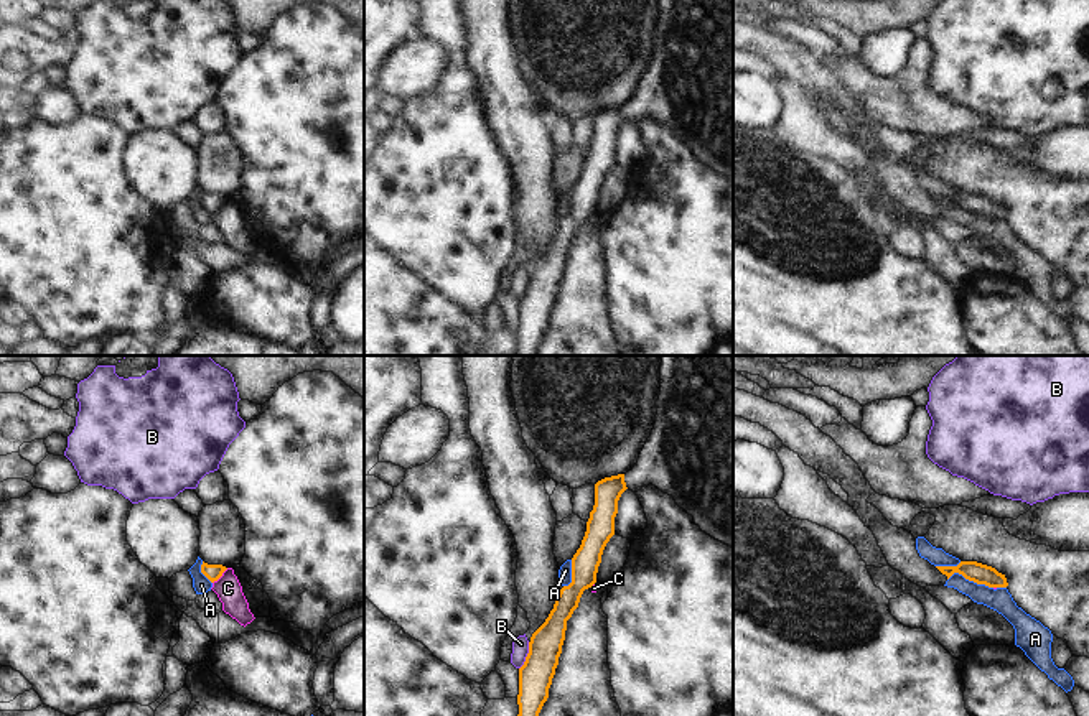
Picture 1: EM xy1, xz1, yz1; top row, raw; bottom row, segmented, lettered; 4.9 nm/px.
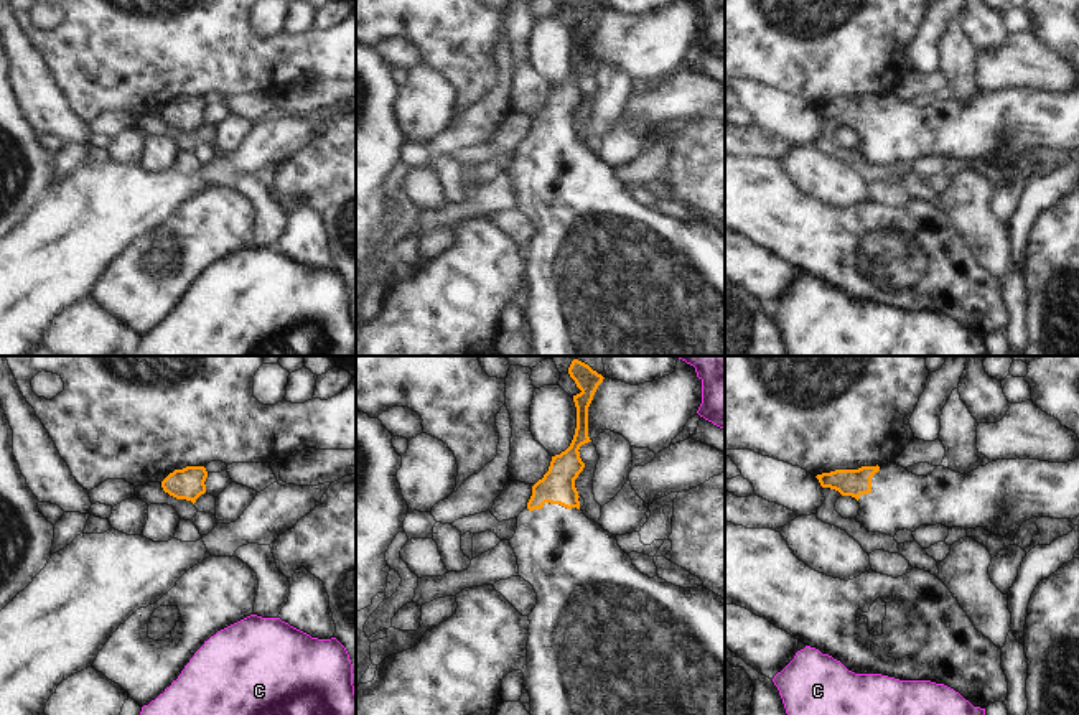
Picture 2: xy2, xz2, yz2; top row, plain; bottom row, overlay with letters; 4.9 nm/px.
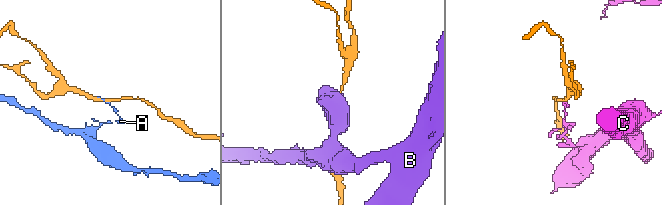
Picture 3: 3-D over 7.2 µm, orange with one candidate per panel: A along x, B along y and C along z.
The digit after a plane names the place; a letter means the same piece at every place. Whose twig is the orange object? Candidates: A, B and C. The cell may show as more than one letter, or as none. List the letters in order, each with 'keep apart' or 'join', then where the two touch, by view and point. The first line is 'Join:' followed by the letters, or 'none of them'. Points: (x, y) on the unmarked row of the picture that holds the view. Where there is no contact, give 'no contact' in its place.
Join: none of them
A: keep apart | yz1 (971, 211)
B: keep apart | xz1 (528, 287)
C: keep apart | xy1 (219, 208)

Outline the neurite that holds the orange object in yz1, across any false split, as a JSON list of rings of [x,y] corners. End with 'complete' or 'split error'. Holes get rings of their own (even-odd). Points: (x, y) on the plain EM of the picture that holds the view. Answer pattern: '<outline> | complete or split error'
[[[960,193],[957,198],[936,198],[947,211],[959,204],[965,211],[974,212],[977,216],[985,216],[989,219],[1007,219],[1005,206],[998,204],[995,199],[977,194],[977,193]]] | complete

